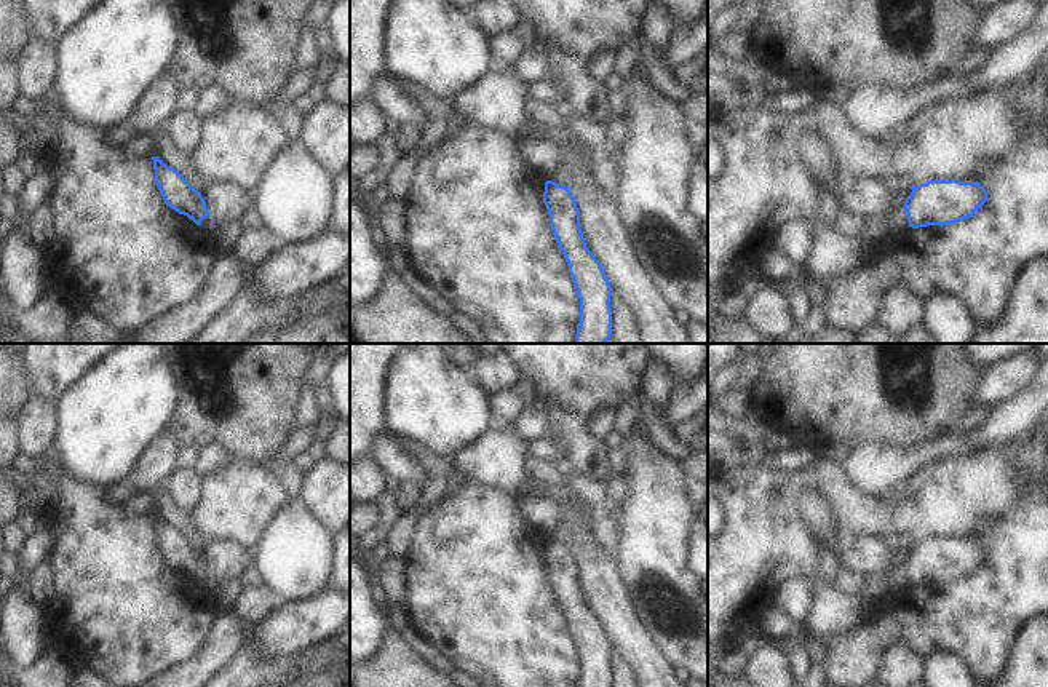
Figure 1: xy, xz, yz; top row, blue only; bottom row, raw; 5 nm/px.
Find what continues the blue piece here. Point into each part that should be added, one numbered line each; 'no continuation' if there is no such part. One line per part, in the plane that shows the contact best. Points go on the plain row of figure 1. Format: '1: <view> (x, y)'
no continuation

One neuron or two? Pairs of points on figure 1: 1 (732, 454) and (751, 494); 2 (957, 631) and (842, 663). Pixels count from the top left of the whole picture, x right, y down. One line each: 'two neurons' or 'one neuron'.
1: two neurons
2: one neuron

